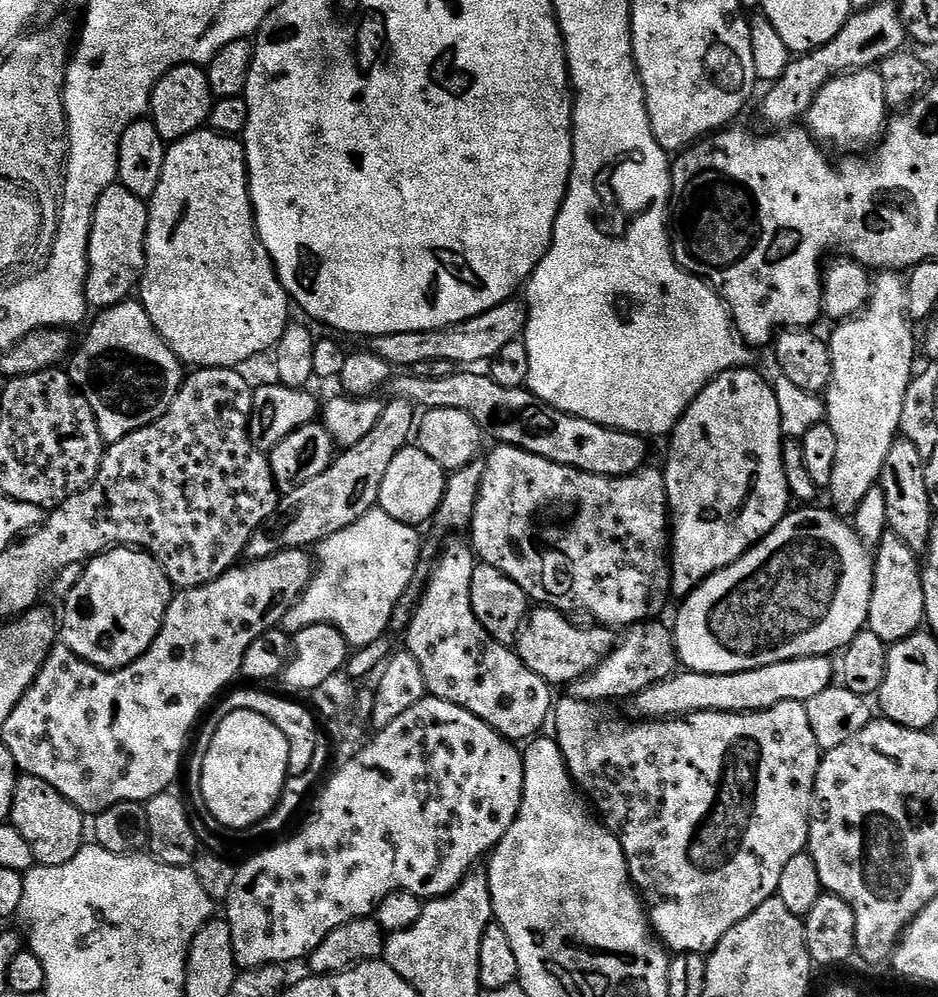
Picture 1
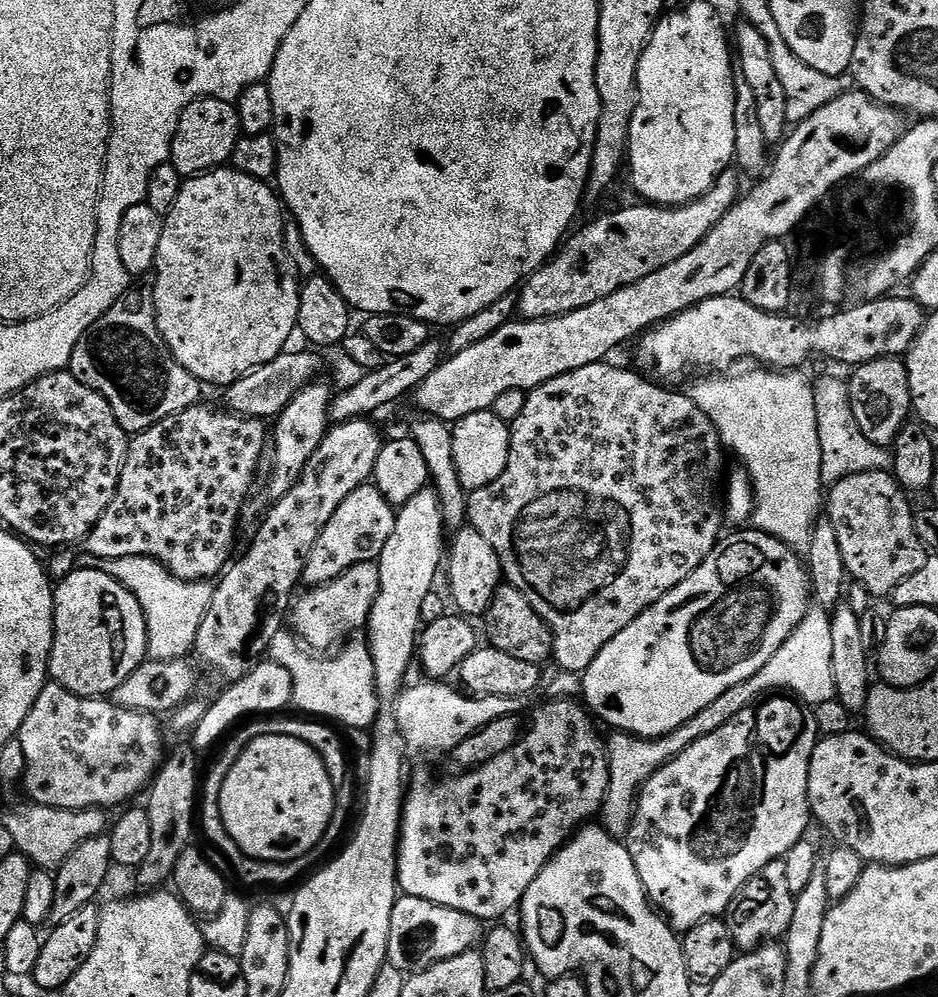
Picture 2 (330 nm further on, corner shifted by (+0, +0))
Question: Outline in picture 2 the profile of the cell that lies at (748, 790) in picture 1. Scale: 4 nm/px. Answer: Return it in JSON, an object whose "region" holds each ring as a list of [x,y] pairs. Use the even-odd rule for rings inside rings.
{"region":[[[776,690],[757,700],[756,703],[751,704],[746,710],[742,710],[742,714],[730,718],[730,722],[726,722],[726,726],[714,730],[714,734],[706,734],[698,742],[694,742],[682,754],[671,760],[669,764],[663,764],[641,786],[636,797],[636,813],[632,816],[632,827],[628,829],[626,843],[630,854],[634,858],[634,866],[638,870],[638,878],[642,878],[642,886],[646,890],[648,899],[663,913],[668,923],[672,925],[677,933],[686,933],[702,922],[723,917],[735,905],[745,886],[767,864],[775,860],[783,860],[796,843],[805,839],[807,832],[804,831],[808,828],[808,820],[810,824],[808,767],[820,735],[821,730],[816,721],[815,711],[805,704],[800,697],[794,696],[790,692]]]}

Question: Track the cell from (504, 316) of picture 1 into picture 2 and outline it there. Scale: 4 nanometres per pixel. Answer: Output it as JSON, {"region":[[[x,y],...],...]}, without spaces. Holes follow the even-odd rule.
{"region":[[[730,167],[719,176],[701,200],[679,204],[676,208],[640,202],[637,208],[620,208],[617,212],[608,212],[598,217],[585,228],[577,227],[561,243],[558,254],[524,281],[518,292],[519,315],[525,320],[565,316],[574,310],[582,310],[582,306],[591,306],[594,302],[602,302],[602,298],[610,298],[610,294],[647,278],[654,274],[654,270],[662,270],[662,266],[670,266],[670,262],[678,262],[682,254],[690,254],[690,250],[694,250],[694,246],[698,246],[698,242],[702,242],[702,238],[706,238],[706,234],[710,234],[710,230],[714,230],[714,226],[718,226],[718,222],[722,222],[722,218],[726,218],[728,211],[735,206],[742,195],[740,179],[741,173],[735,167]]]}

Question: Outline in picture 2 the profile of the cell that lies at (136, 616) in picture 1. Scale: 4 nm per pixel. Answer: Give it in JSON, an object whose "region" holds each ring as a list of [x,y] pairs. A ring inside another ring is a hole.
{"region":[[[76,568],[55,585],[52,594],[52,653],[48,659],[48,674],[55,683],[60,684],[66,690],[70,690],[75,696],[104,698],[115,693],[116,688],[122,686],[122,682],[126,682],[126,678],[130,678],[130,674],[134,674],[136,667],[143,664],[147,656],[148,627],[142,606],[138,602],[138,598],[134,598],[134,594],[130,590],[126,590],[113,576],[89,568]]]}

